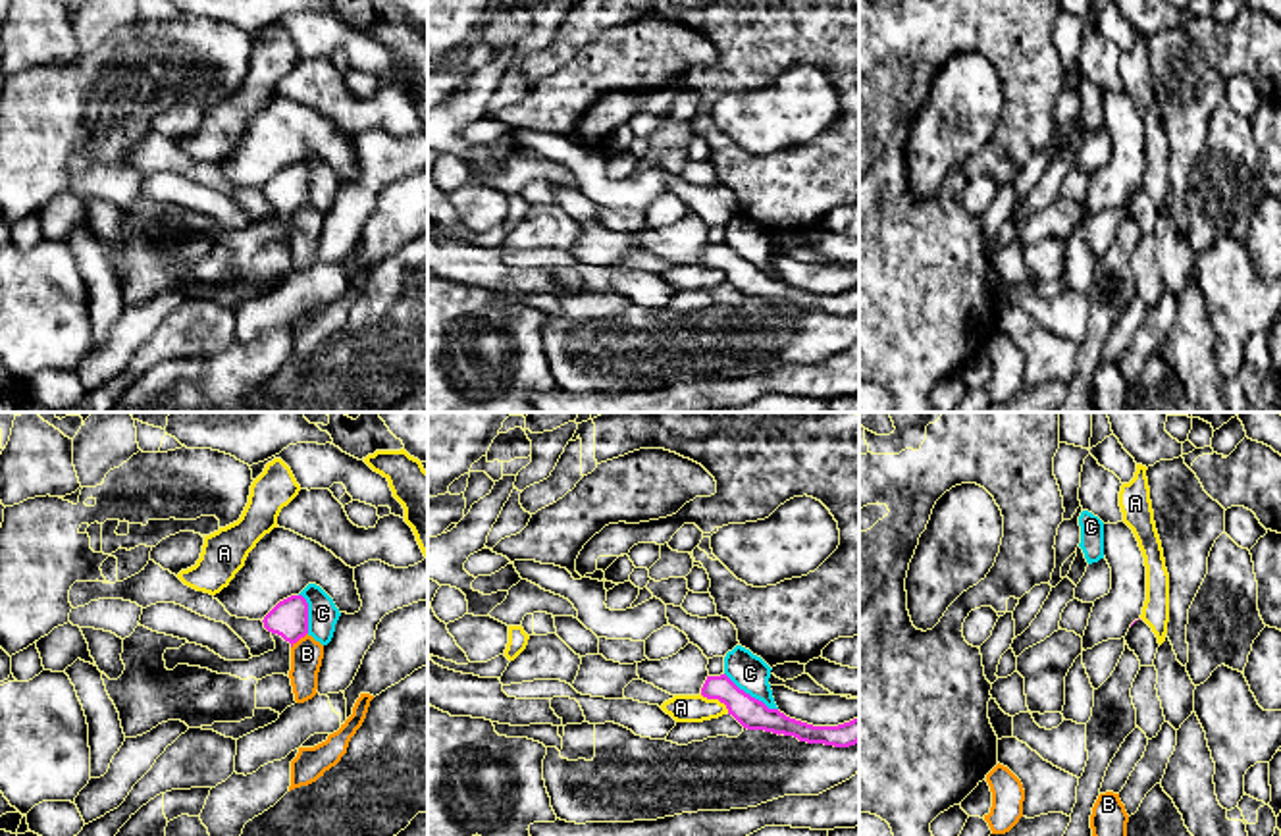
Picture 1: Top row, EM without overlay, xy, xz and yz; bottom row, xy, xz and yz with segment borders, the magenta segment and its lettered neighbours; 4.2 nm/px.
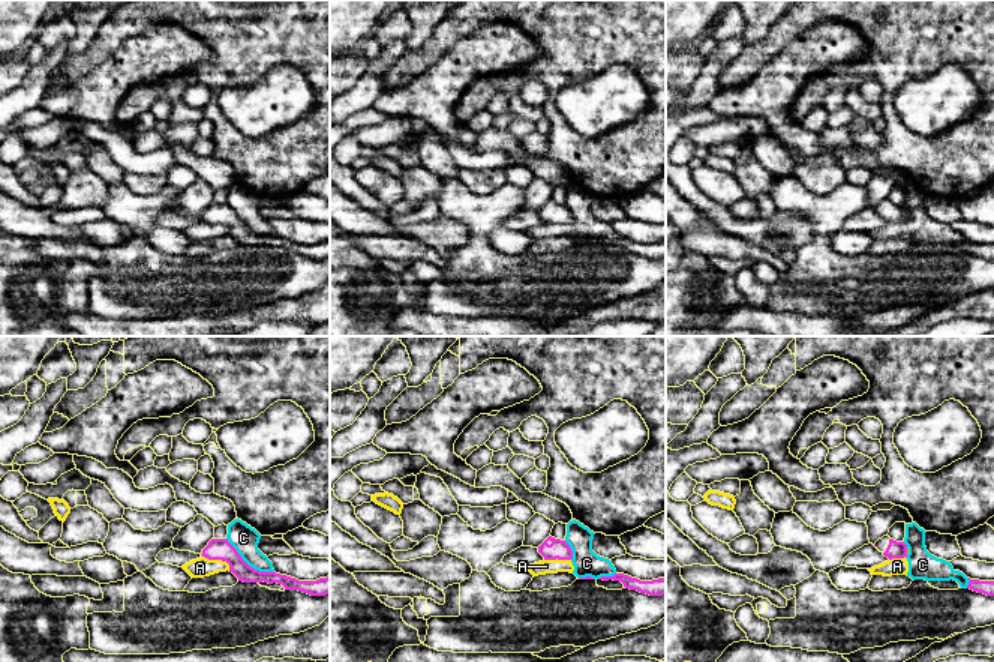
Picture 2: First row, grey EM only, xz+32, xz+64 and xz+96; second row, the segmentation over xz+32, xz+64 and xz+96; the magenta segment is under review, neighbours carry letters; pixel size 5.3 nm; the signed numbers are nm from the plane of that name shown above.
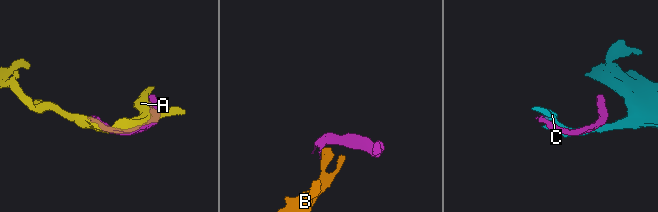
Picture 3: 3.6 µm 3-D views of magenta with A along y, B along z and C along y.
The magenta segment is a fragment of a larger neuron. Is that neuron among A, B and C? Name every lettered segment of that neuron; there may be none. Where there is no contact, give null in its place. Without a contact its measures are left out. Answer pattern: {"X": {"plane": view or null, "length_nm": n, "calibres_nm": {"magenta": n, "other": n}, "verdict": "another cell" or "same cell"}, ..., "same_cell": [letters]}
{"A": {"plane": "xz", "length_nm": 150, "calibres_nm": {"magenta": 130, "other": 110}, "verdict": "another cell"}, "B": {"plane": "xy", "length_nm": 100, "calibres_nm": {"magenta": 160, "other": 140}, "verdict": "another cell"}, "C": {"plane": "xz", "length_nm": 280, "calibres_nm": {"magenta": 130, "other": 160}, "verdict": "another cell"}, "same_cell": []}

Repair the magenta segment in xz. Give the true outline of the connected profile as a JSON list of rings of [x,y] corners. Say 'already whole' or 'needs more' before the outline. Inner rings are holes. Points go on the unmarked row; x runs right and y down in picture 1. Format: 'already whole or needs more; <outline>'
already whole; [[[726,243],[707,245],[701,264],[719,268],[747,299],[765,299],[772,302],[794,304],[807,312],[824,312],[834,316],[850,316],[859,310],[859,287],[838,295],[813,295],[786,285],[778,277],[769,277],[763,270],[740,258]]]

